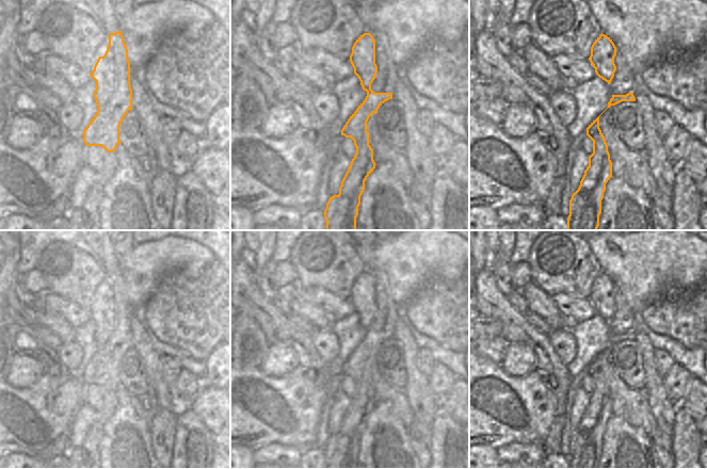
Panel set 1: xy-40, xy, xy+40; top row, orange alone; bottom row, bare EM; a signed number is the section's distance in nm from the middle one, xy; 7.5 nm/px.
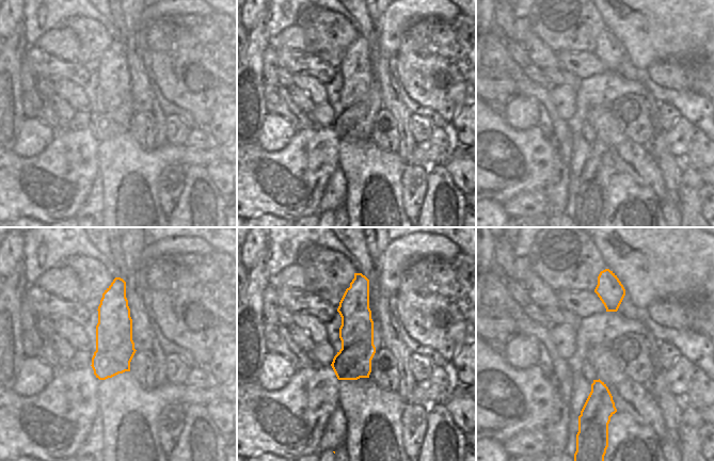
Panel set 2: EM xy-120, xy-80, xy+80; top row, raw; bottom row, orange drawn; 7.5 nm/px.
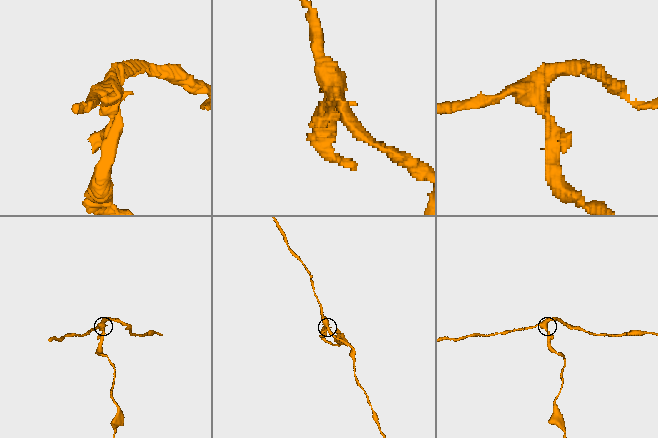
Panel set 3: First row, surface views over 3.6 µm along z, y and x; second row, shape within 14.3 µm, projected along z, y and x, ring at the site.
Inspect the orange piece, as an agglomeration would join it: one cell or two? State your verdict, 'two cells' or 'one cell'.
two cells

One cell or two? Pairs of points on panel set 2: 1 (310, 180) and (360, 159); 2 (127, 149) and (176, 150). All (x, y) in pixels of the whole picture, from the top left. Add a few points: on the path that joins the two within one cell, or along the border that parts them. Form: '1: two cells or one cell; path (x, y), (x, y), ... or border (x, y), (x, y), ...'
1: two cells; border (339, 141), (337, 165)
2: one cell; path (139, 156), (164, 156)

